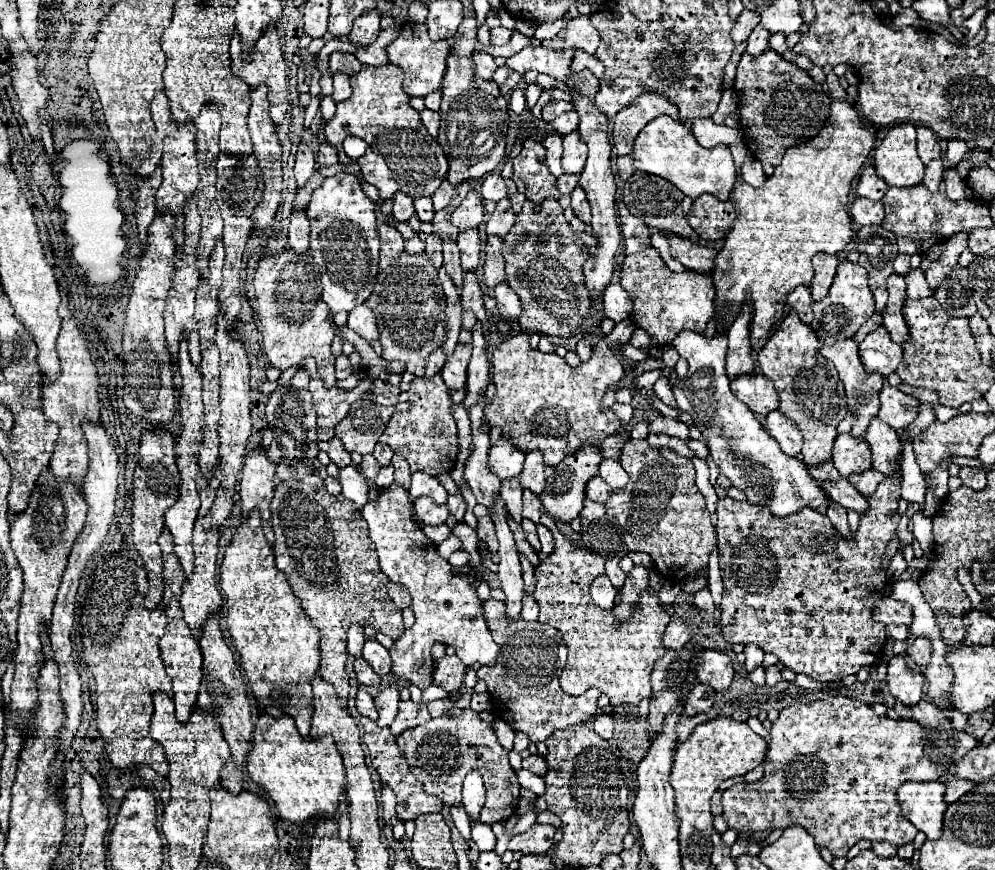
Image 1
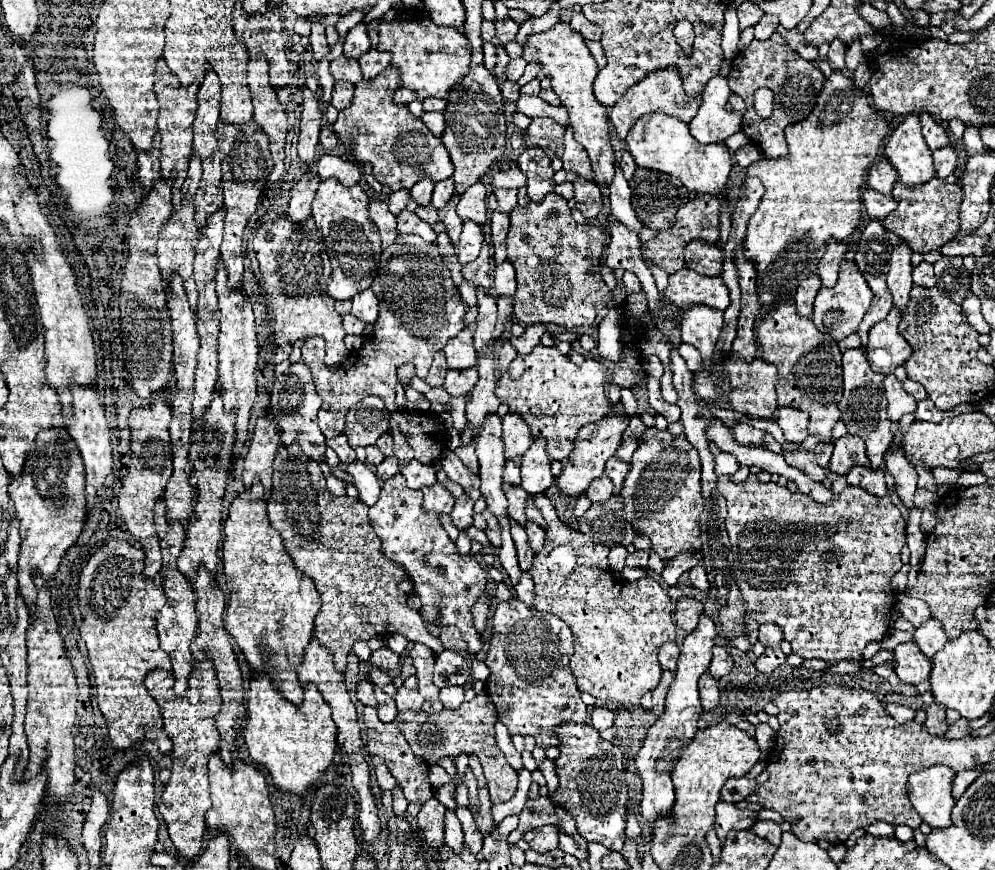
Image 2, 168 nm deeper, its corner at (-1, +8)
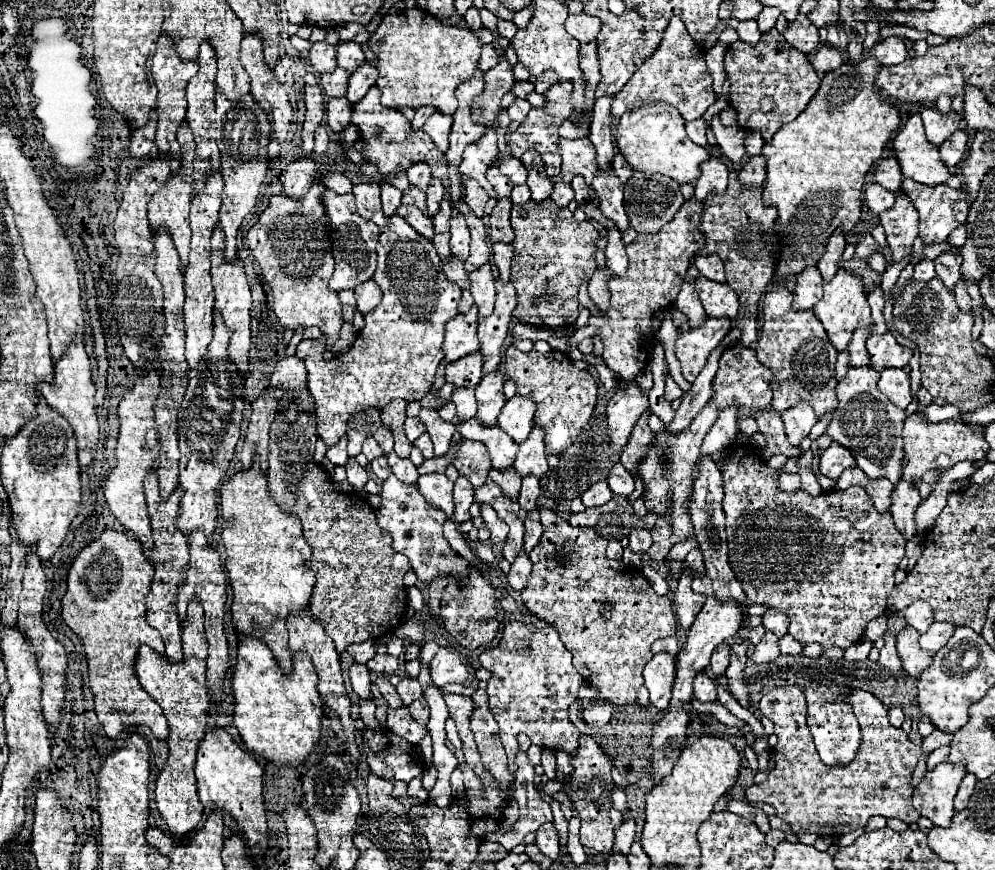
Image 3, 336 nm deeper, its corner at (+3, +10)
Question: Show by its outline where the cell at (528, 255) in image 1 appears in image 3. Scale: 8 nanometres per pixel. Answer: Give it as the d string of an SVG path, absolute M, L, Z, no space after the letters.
M550 198L544 202L528 200L526 204L512 204L512 230L516 234L512 248L512 284L518 292L514 318L518 322L558 328L574 326L580 302L578 288L596 272L596 244L602 234L586 220L576 222L568 208L556 206Z

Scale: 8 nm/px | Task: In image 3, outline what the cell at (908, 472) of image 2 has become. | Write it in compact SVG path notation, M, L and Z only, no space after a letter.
M898 480L896 488L892 490L892 518L898 526L898 530L904 534L906 540L910 540L916 532L916 524L914 524L914 510L920 504L920 496L918 496L918 488L906 480Z

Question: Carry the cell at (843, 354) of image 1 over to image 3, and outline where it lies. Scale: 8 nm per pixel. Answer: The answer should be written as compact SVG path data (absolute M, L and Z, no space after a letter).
M872 366L848 368L848 374L836 386L838 408L826 430L834 442L854 454L862 472L898 470L898 464L902 464L902 422L906 414L876 388L878 378L880 374Z

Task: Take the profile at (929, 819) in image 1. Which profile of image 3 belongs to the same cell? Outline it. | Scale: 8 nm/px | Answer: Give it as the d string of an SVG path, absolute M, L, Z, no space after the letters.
M940 762L932 770L924 774L920 784L914 788L912 806L920 812L920 816L934 822L934 826L948 828L954 816L954 796L956 790L966 776L966 768L952 762Z

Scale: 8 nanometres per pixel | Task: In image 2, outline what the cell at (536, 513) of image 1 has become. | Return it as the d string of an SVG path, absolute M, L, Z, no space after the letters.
M538 494L534 496L534 502L546 520L546 544L542 552L534 556L534 564L530 570L532 580L536 584L534 608L540 612L556 614L560 620L564 620L570 626L574 634L574 648L576 648L570 660L570 668L580 692L588 692L604 702L638 704L640 698L660 682L662 668L658 664L658 648L676 638L670 596L654 578L640 578L636 582L616 578L616 574L610 572L608 566L608 552L610 552L608 546L594 544L580 530L568 528L558 518L554 504L550 502L548 496Z

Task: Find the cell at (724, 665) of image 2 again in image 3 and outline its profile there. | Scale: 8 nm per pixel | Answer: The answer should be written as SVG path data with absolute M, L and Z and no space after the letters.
M722 644L712 652L712 660L710 660L710 670L714 672L714 676L722 676L728 668L728 658L730 658L730 646Z

